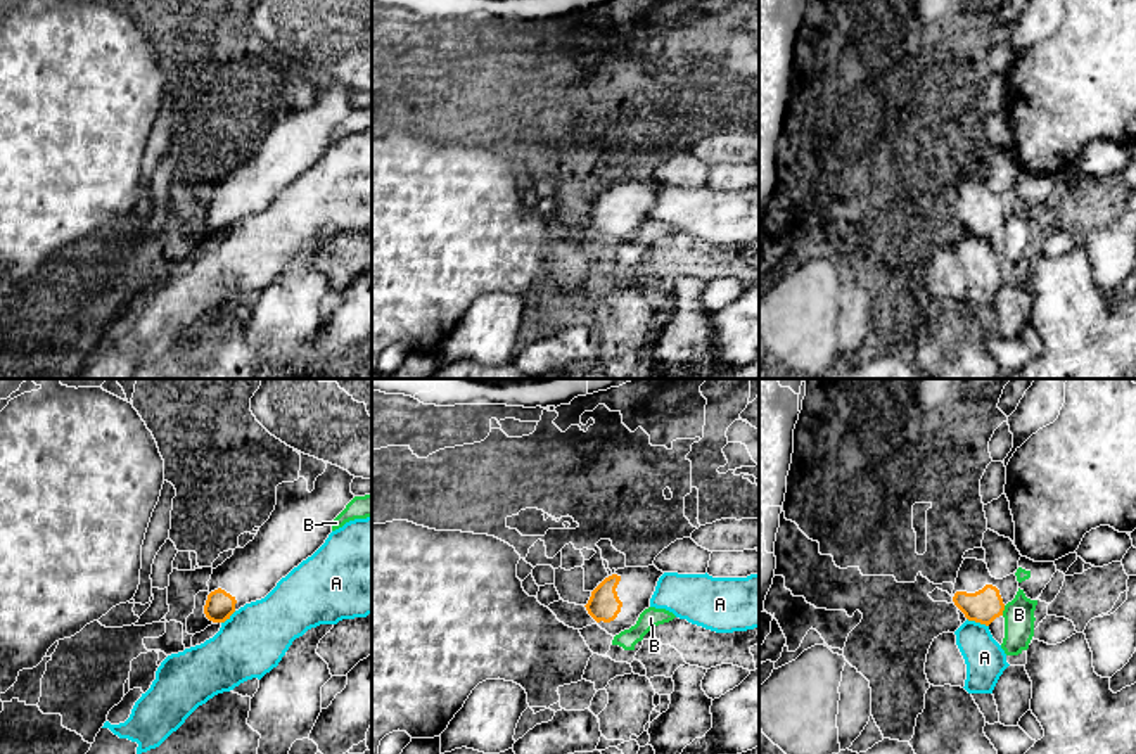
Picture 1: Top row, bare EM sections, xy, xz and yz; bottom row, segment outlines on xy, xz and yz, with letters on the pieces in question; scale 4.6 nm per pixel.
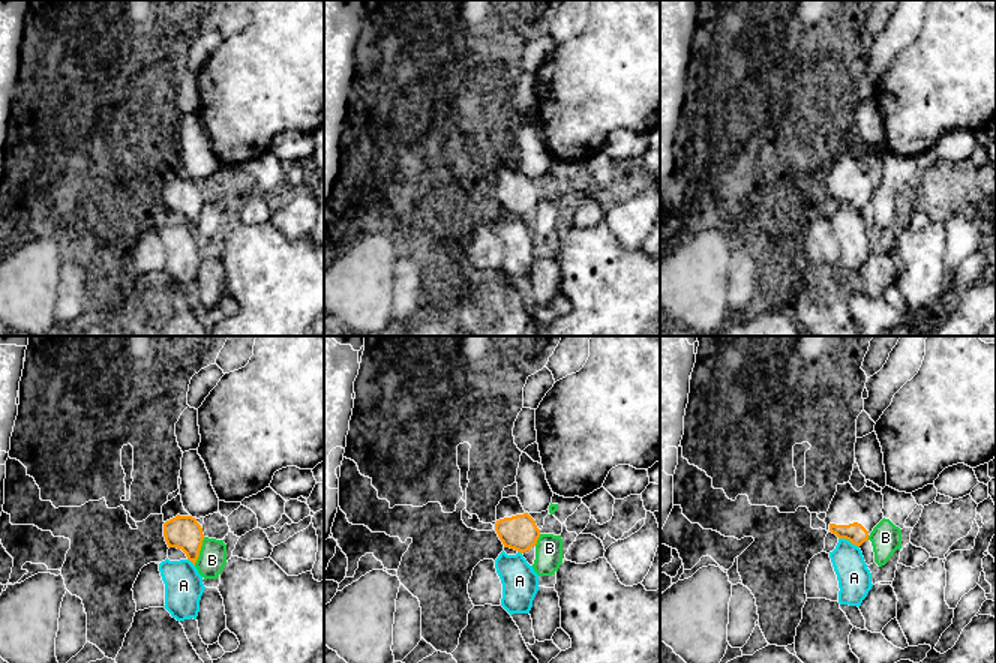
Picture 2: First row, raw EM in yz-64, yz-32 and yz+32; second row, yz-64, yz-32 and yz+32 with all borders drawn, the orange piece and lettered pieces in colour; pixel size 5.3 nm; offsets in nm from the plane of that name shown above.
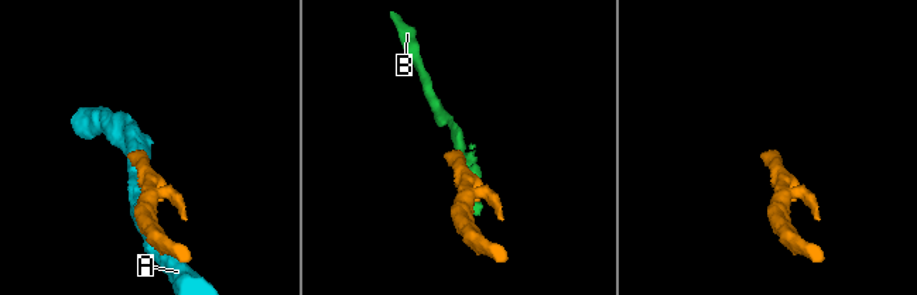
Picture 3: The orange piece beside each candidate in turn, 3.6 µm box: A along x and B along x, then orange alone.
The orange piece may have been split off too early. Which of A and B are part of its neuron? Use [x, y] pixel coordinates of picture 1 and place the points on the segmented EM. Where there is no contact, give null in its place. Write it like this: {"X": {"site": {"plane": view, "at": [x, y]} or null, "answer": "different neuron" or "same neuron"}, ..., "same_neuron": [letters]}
{"A": {"site": {"plane": "yz", "at": [977, 621]}, "answer": "different neuron"}, "B": {"site": {"plane": "yz", "at": [1003, 609]}, "answer": "different neuron"}, "same_neuron": []}

